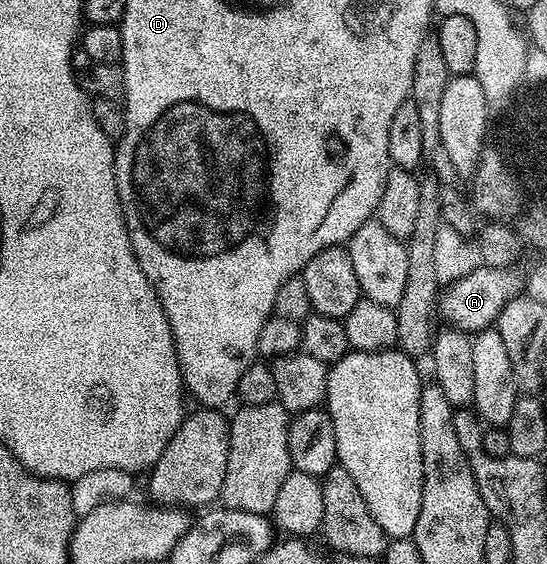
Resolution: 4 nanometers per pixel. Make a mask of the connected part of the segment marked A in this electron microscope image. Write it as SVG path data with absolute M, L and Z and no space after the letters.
M479 267L464 275L458 281L451 281L441 290L436 301L436 309L447 326L473 335L482 329L491 328L497 322L500 311L513 297L519 296L527 288L527 274L518 267L487 269Z

